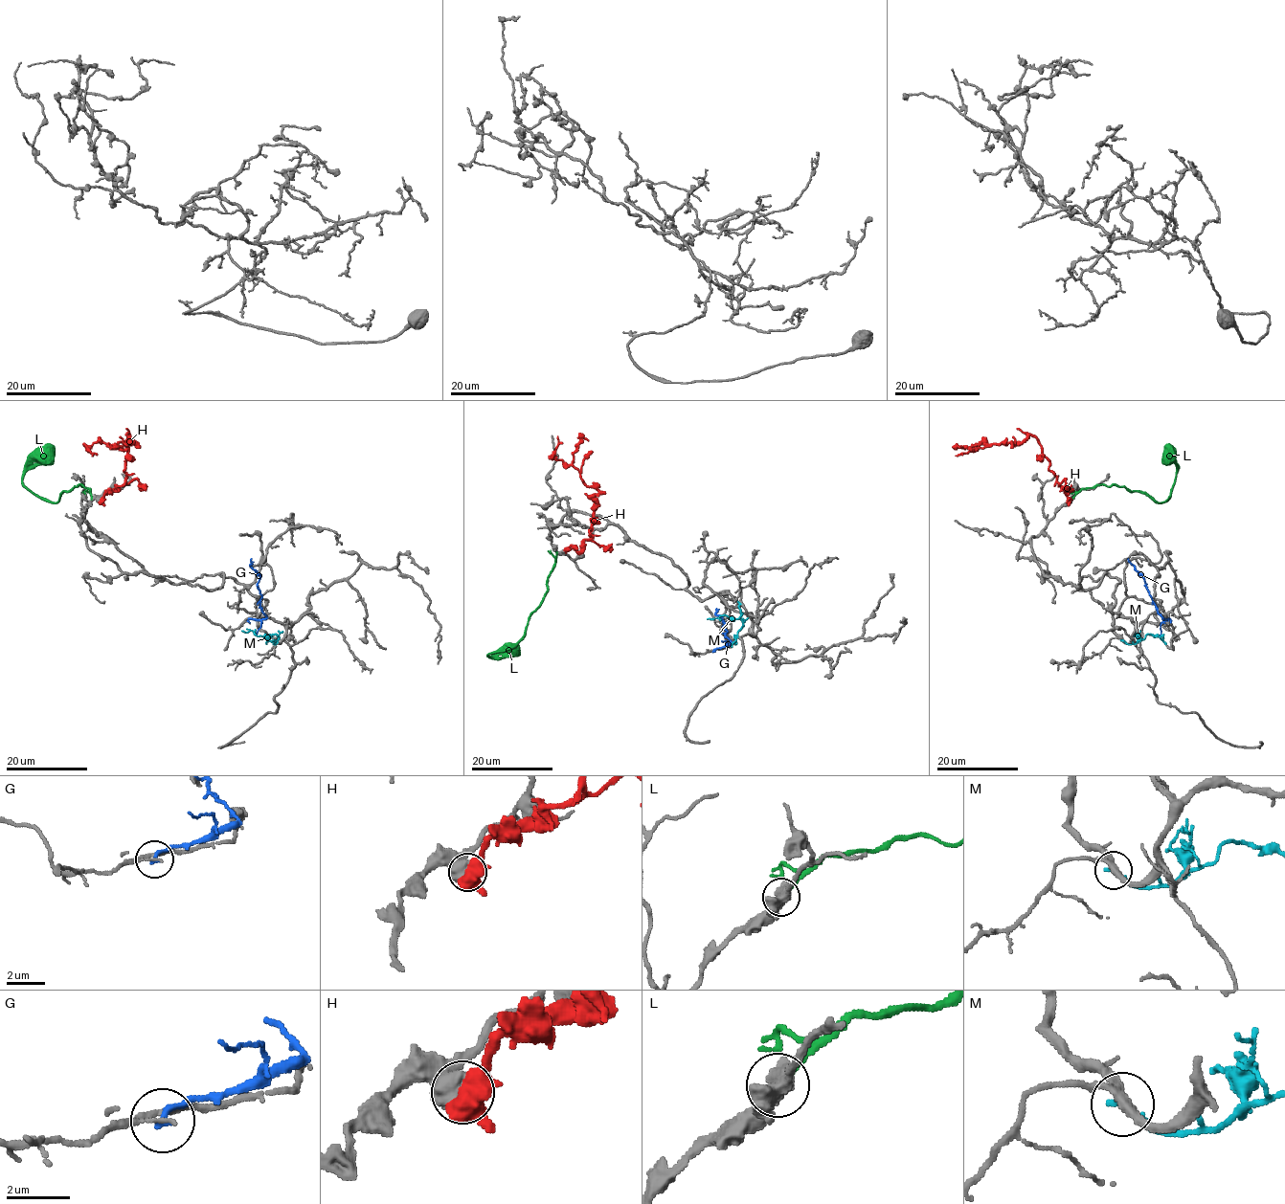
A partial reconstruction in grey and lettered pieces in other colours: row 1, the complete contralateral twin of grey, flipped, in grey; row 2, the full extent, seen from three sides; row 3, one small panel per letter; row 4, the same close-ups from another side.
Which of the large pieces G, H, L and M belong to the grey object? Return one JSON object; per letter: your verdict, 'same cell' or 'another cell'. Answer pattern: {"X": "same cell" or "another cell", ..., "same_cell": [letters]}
{"G": "another cell", "H": "another cell", "L": "another cell", "M": "another cell", "same_cell": []}

